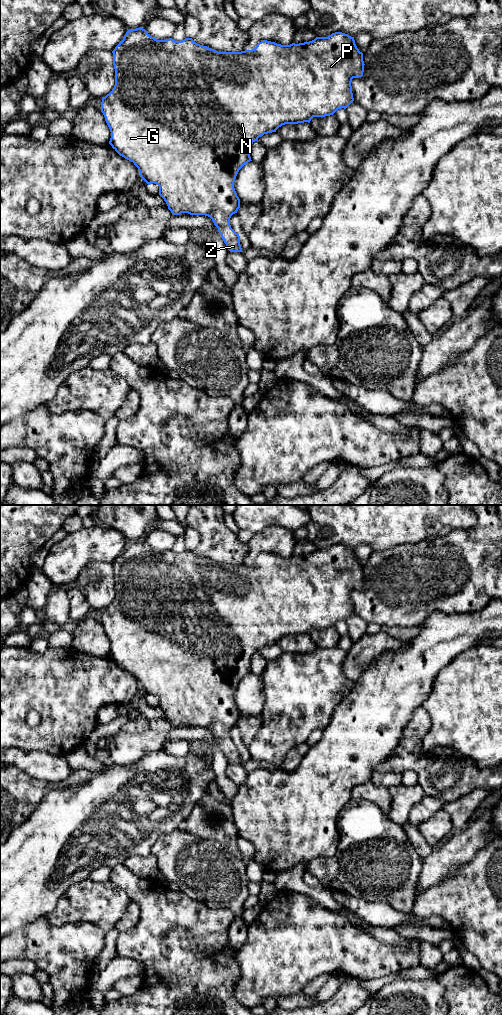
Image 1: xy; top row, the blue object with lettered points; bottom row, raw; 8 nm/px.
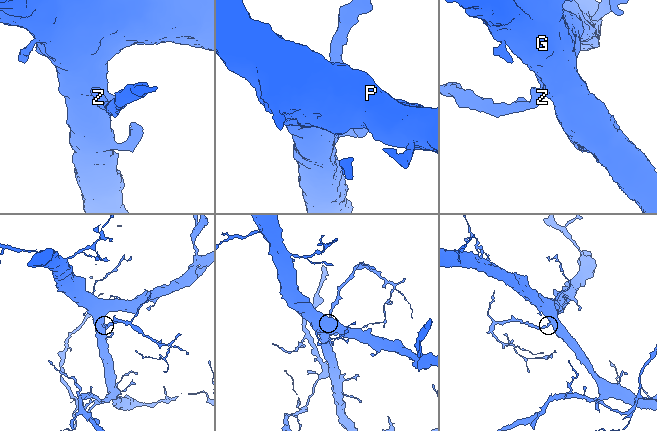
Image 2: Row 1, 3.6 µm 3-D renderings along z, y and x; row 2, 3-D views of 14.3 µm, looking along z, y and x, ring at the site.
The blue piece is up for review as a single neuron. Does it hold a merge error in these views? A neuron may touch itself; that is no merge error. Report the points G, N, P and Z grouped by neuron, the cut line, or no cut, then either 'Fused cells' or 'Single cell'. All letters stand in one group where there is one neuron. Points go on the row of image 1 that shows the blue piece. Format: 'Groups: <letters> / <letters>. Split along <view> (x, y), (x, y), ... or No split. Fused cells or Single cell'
Groups: G N P Z. No split. Single cell

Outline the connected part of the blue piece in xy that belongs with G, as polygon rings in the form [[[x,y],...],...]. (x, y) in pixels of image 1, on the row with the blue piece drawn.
[[[140,27],[128,30],[123,40],[112,53],[115,85],[112,91],[102,98],[101,102],[101,112],[111,132],[109,144],[120,156],[134,163],[140,172],[141,178],[148,185],[155,183],[159,186],[159,195],[164,199],[173,215],[188,213],[190,215],[210,217],[230,252],[243,252],[240,245],[240,236],[231,228],[230,218],[240,208],[240,199],[235,191],[234,182],[239,170],[252,161],[250,157],[252,144],[264,134],[276,132],[282,125],[310,123],[313,117],[330,116],[338,109],[346,109],[354,101],[351,86],[352,79],[363,76],[365,65],[363,53],[357,48],[354,37],[342,32],[332,33],[328,37],[316,37],[312,41],[299,44],[281,45],[263,40],[252,50],[218,52],[207,46],[197,44],[192,38],[185,38],[182,41],[175,41],[172,38],[157,40]]]

